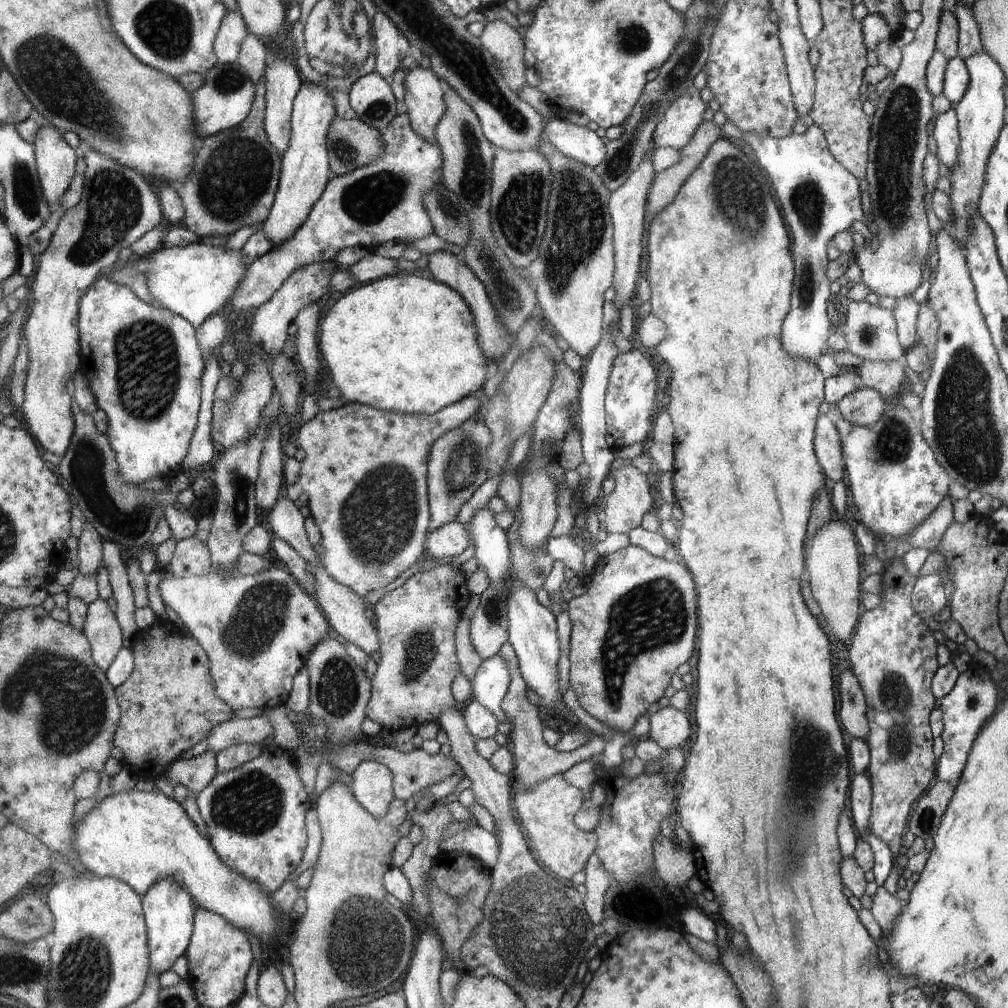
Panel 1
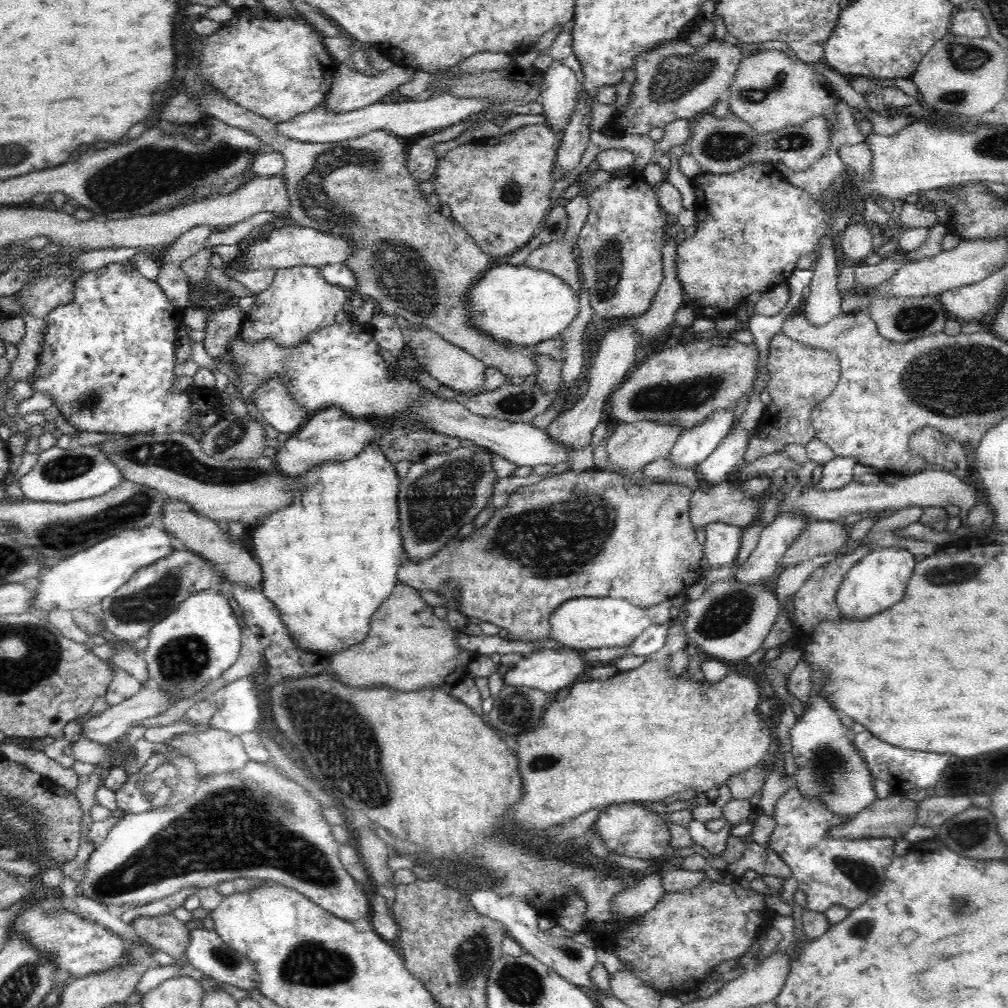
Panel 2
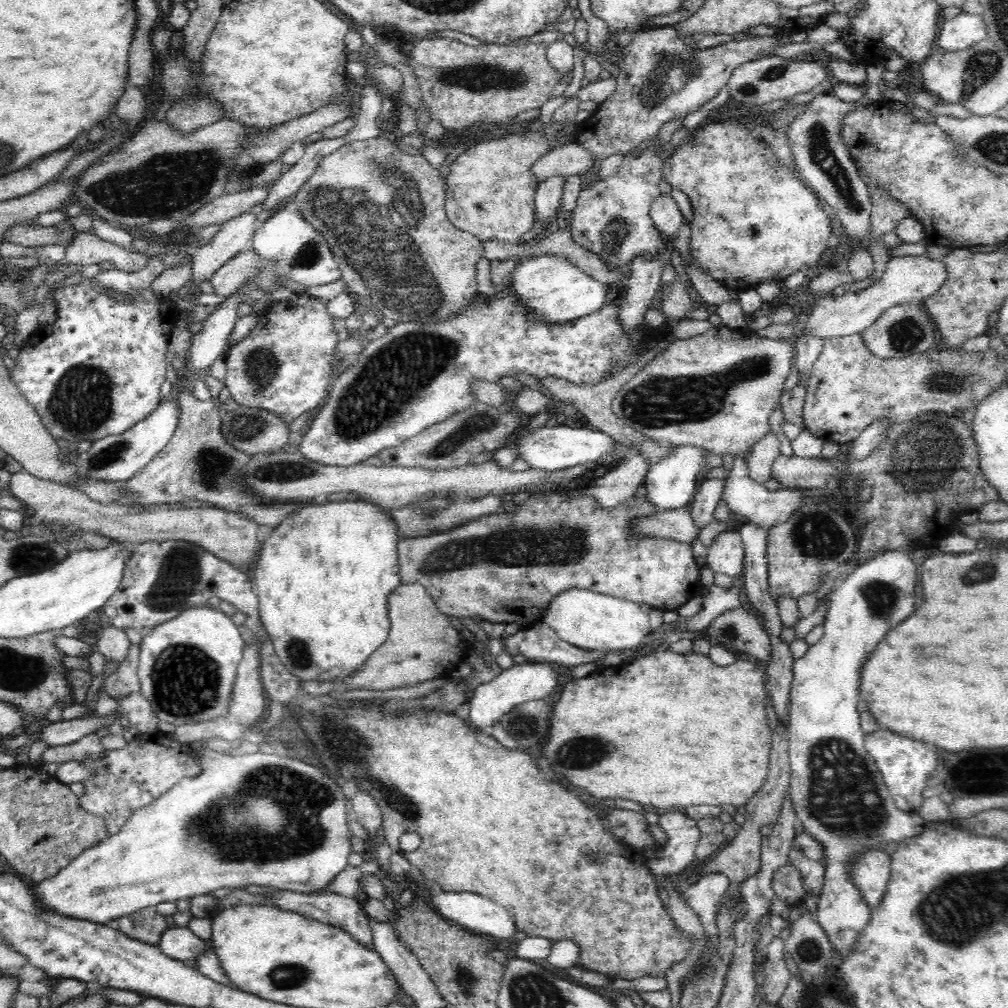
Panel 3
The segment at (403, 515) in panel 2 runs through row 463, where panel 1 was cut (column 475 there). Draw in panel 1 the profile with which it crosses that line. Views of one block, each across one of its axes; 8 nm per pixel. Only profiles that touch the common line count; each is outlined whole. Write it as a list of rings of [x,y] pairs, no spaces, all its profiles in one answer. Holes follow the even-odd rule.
[[[478,410],[464,424],[440,436],[428,452],[427,491],[432,520],[428,533],[457,520],[460,508],[474,496],[474,492],[488,480],[486,472],[493,468],[486,452],[492,444],[492,434],[484,424],[484,412]]]

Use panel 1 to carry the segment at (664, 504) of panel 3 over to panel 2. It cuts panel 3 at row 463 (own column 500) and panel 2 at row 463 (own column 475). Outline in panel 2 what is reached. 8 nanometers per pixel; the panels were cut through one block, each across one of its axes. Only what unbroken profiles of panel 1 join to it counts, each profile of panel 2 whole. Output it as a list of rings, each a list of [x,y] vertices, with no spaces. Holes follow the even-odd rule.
[[[718,410],[700,424],[680,434],[667,457],[674,465],[695,469],[712,454],[732,428],[735,410]]]

